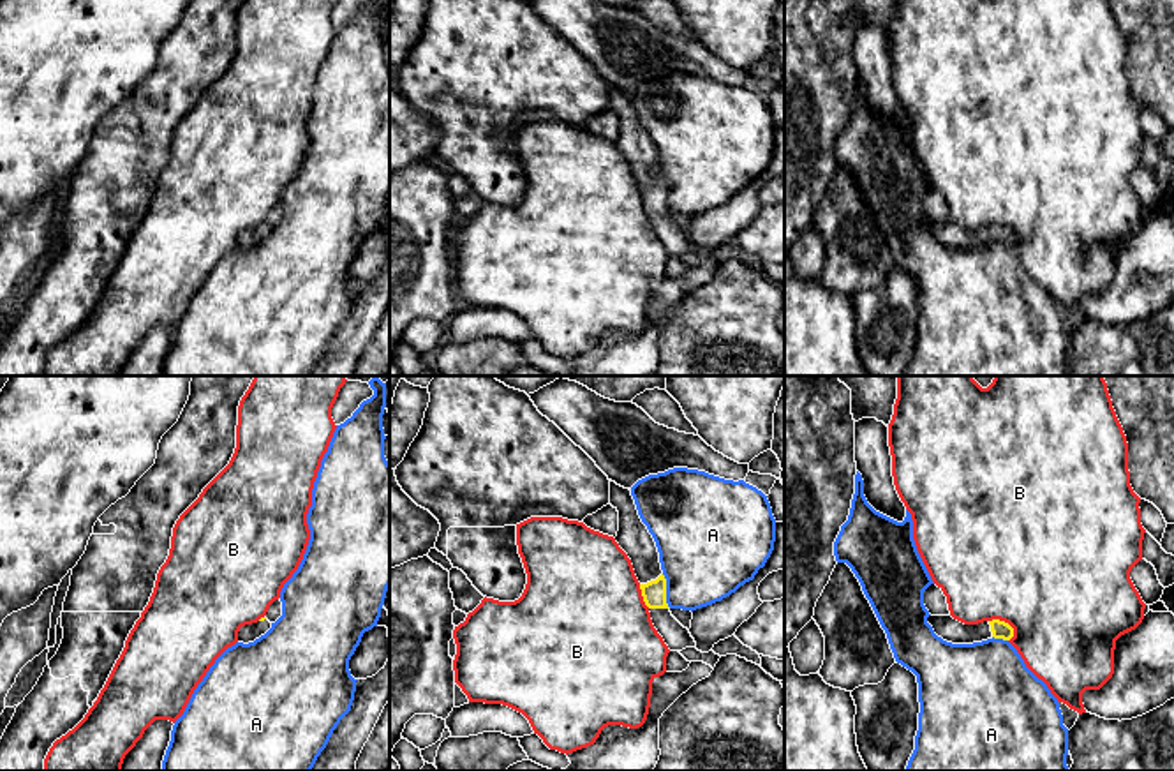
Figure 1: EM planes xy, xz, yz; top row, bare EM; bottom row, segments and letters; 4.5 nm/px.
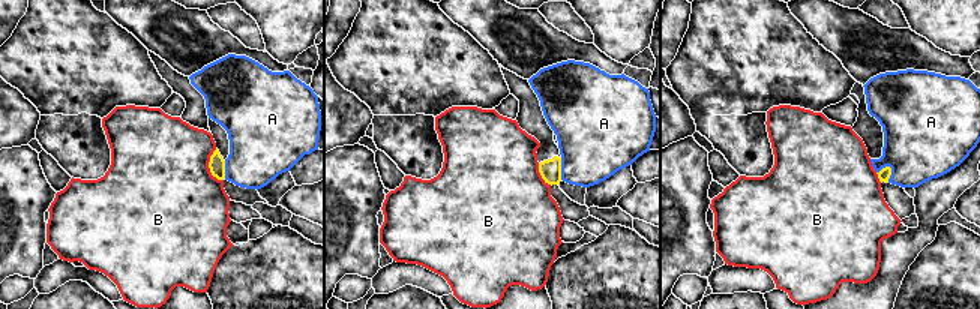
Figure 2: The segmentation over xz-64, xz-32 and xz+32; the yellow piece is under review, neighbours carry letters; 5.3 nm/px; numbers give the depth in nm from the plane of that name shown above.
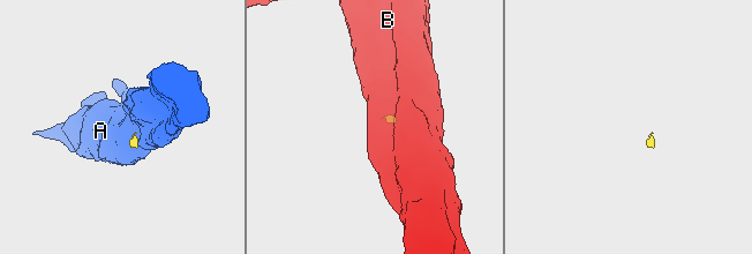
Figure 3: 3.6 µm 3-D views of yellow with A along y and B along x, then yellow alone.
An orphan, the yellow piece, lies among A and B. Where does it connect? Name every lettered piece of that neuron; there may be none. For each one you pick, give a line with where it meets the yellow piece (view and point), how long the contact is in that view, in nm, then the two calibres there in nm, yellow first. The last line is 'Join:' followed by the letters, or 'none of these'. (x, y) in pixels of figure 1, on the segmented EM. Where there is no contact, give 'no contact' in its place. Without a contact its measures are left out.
Join: none of these

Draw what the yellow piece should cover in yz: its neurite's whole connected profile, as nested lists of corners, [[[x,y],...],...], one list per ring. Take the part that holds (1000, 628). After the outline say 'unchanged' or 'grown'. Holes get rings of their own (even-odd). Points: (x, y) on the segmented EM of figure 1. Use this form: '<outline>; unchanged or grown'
[[[929,616],[927,623],[938,637],[952,644],[973,644],[992,637],[1010,640],[1014,637],[1014,628],[999,619],[964,625],[952,616]]]; grown

